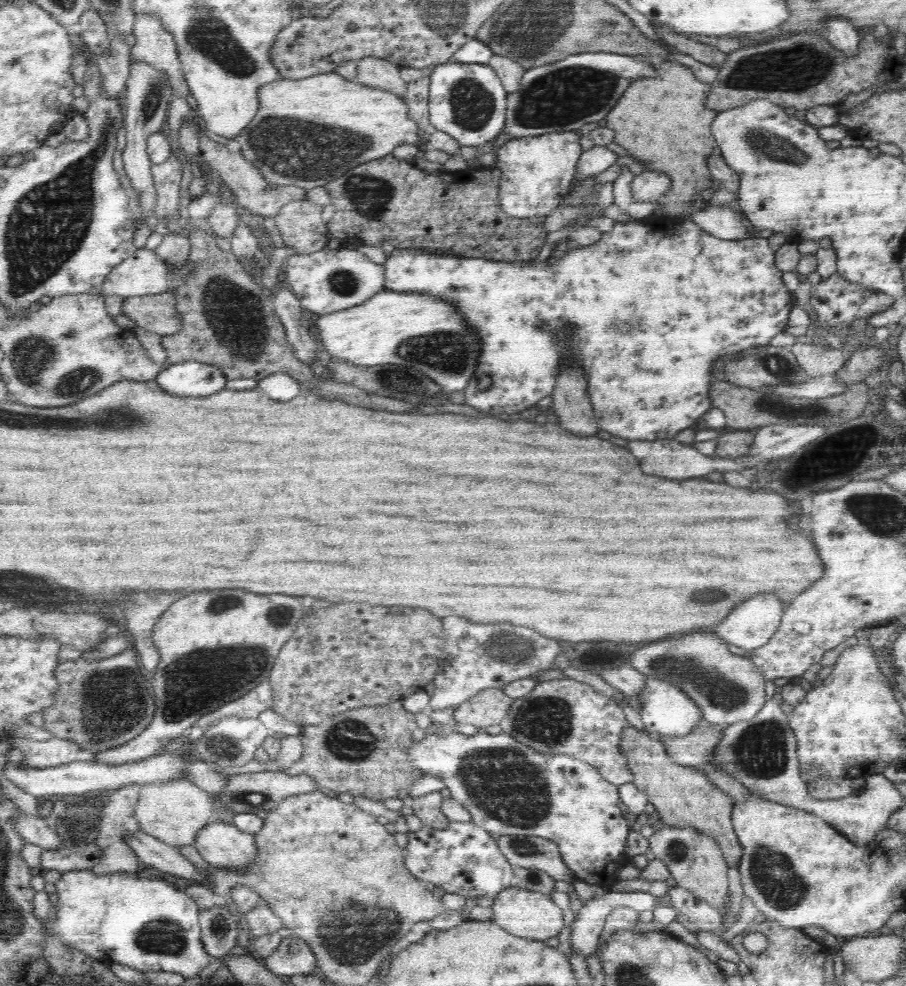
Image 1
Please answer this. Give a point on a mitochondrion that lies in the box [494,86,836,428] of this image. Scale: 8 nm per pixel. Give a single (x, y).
(765, 144)

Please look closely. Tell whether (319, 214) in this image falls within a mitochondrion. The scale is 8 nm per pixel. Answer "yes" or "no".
no

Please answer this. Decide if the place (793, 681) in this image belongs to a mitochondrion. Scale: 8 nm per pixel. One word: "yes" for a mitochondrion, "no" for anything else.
no

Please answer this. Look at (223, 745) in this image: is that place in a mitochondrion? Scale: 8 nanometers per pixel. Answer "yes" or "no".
yes

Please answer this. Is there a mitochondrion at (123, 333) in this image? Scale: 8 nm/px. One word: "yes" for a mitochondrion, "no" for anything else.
no

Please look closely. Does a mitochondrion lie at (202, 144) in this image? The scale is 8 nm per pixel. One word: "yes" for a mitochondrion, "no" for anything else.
no

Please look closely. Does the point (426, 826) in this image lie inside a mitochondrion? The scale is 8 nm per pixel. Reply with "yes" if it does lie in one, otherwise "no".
no

